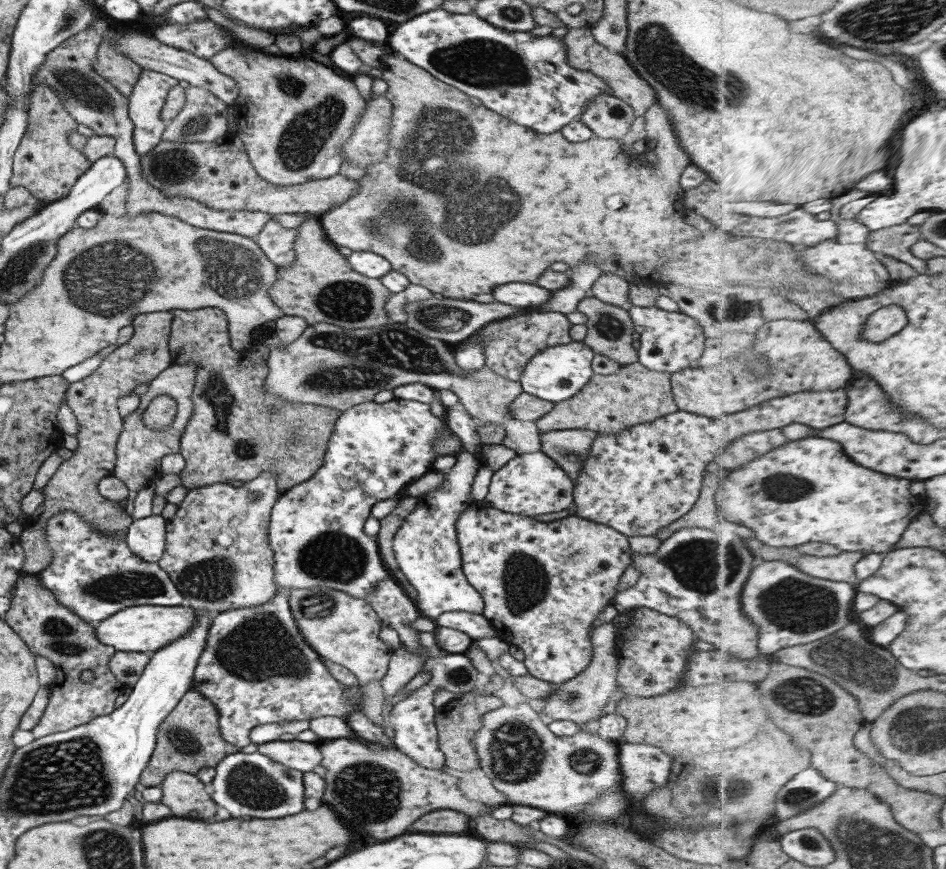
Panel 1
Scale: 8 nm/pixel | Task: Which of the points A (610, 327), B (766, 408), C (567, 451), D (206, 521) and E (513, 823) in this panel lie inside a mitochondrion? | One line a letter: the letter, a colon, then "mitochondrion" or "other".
A: mitochondrion
B: other
C: mitochondrion
D: other
E: other

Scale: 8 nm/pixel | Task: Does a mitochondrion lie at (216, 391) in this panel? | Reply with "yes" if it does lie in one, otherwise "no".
yes

